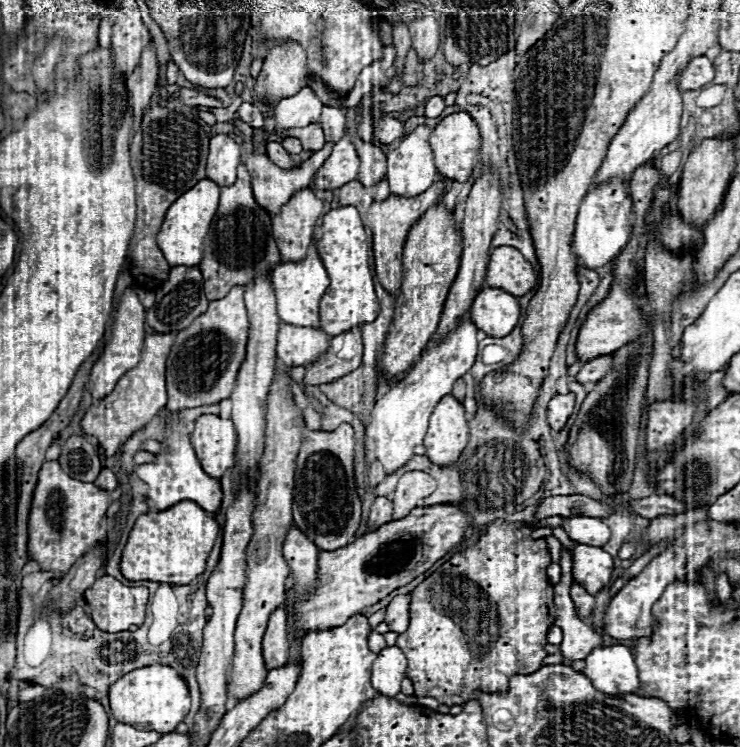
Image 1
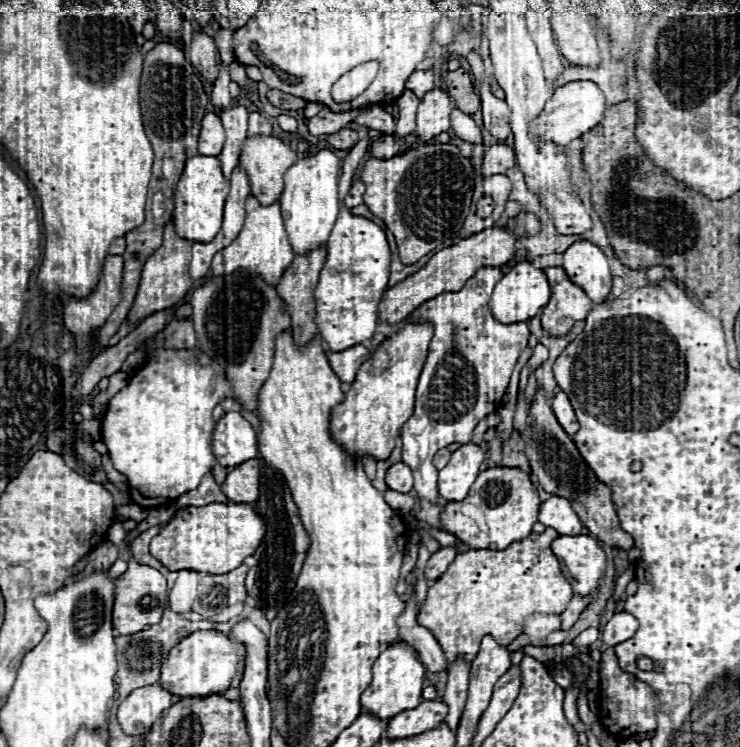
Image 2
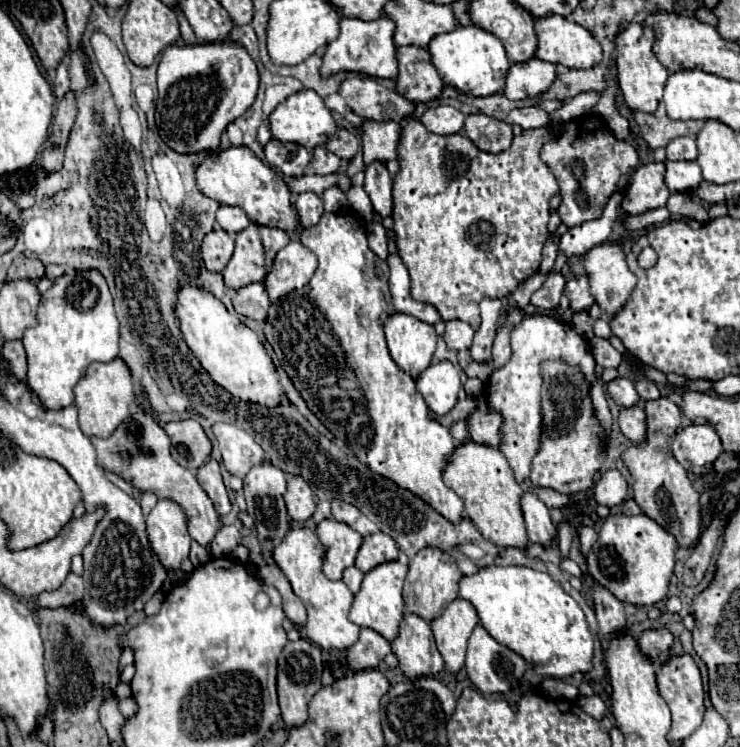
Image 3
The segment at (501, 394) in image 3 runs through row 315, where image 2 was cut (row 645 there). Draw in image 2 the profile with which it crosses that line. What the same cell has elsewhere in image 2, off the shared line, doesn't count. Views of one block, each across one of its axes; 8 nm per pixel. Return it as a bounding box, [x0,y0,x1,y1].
[524,614,560,646]

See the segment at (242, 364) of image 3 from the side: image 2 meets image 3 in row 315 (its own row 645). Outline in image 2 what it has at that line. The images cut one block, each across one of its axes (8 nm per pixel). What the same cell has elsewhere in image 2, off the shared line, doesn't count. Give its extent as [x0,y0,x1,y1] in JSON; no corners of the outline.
[160,630,238,698]

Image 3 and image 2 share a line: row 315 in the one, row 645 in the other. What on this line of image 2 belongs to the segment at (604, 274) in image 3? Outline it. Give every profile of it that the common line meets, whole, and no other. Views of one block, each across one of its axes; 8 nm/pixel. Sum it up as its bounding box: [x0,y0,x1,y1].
[602,612,638,646]

